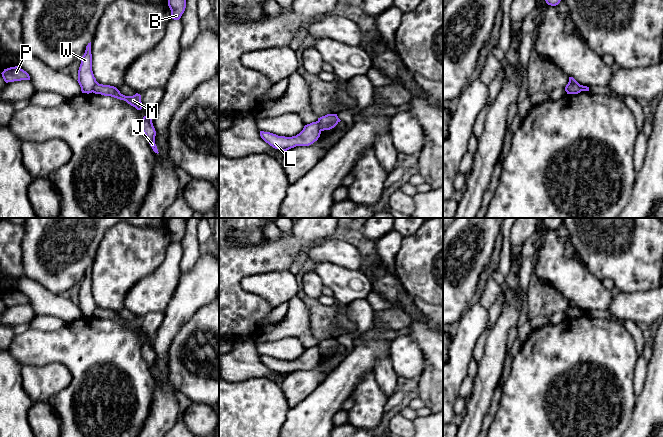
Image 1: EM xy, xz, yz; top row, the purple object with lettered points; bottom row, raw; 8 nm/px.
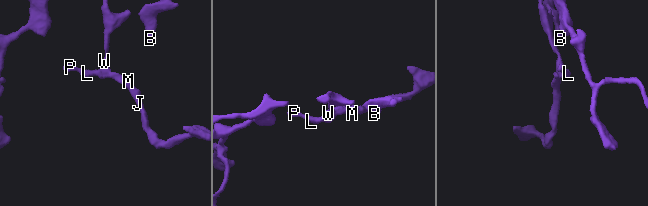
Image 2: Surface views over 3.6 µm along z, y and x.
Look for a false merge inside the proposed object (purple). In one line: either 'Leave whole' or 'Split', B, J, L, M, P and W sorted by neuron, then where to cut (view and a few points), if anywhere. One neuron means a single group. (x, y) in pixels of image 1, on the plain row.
Split. Groups: B L P W / J M. Split along yz (568, 306), (577, 308), (581, 314)

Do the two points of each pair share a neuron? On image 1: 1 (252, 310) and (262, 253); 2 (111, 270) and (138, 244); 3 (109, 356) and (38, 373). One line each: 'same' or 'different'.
1: same
2: same
3: different

